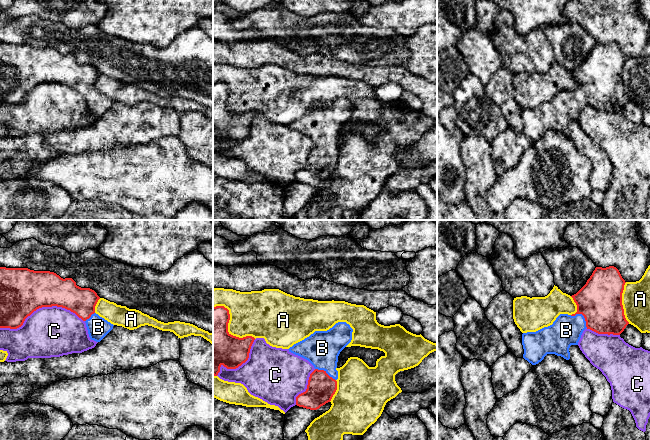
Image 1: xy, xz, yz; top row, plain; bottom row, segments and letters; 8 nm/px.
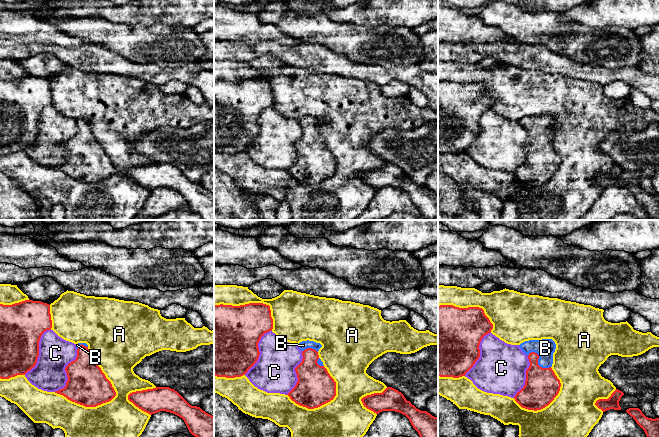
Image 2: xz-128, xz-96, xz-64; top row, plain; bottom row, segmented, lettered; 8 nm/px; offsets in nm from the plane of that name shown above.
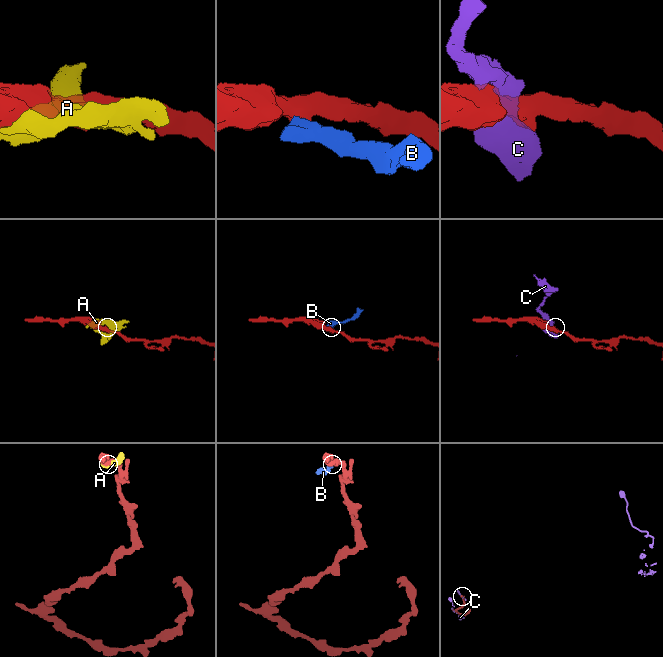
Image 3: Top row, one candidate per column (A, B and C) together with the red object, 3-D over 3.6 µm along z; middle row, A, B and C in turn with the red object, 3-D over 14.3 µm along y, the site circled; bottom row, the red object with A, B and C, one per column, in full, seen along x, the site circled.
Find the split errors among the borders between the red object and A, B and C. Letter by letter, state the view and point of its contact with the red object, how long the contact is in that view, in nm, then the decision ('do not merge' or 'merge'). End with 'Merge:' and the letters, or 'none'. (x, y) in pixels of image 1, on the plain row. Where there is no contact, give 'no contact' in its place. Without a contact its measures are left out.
A: xz (227, 103) | 440 nm | do not merge
B: yz (582, 90) | 170 nm | merge
C: xy (41, 83) | 700 nm | do not merge
Merge: B

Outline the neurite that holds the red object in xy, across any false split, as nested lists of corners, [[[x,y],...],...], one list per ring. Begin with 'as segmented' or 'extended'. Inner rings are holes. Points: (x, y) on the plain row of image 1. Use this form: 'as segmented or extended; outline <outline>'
extended; outline [[[0,43],[0,104],[17,105],[37,85],[57,82],[81,94],[86,99],[90,115],[100,118],[114,101],[95,89],[99,75],[94,66],[81,64],[72,54],[63,55],[54,48]]]

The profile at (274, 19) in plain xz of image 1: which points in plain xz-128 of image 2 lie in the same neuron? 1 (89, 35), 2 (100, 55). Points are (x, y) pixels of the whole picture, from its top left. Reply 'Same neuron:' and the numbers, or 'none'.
Same neuron: 1

